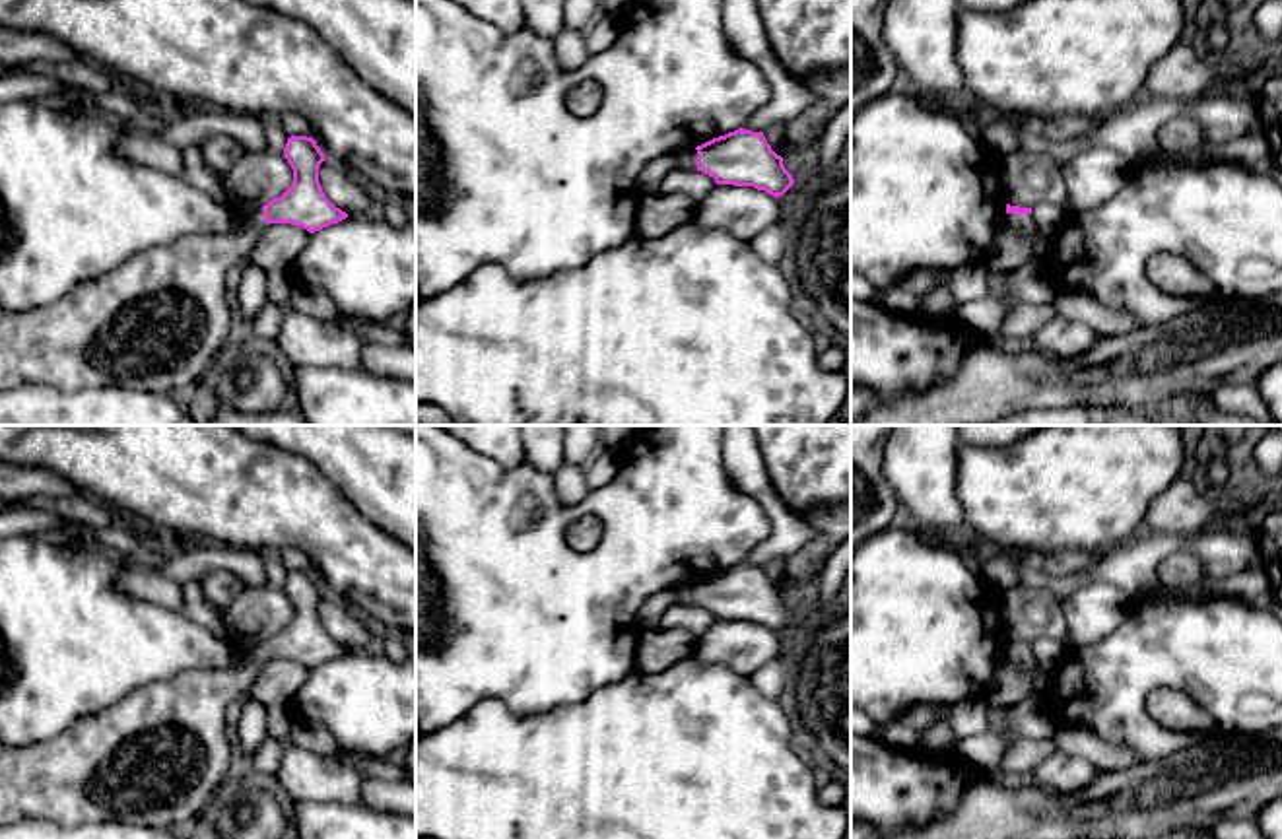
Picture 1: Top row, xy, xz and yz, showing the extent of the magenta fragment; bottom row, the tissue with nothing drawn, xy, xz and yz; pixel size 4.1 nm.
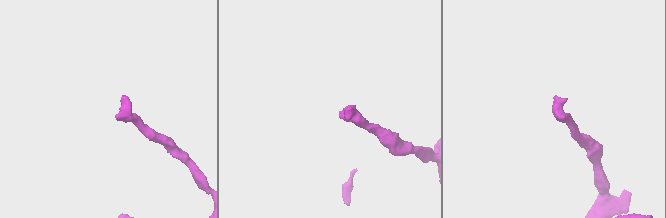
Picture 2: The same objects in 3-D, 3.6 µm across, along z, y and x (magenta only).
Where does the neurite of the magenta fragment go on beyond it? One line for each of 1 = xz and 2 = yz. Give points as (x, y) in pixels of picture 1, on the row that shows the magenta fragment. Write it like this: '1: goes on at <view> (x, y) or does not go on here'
1: goes on at xz (690, 162)
2: goes on at yz (1024, 224)

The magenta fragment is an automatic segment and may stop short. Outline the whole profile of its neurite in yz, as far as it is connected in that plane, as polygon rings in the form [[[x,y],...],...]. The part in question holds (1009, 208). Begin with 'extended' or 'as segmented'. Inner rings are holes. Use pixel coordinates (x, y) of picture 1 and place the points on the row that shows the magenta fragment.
extended; [[[1006,204],[1006,223],[1020,235],[1031,239],[1033,254],[1037,260],[1045,260],[1053,245],[1053,235],[1041,233],[1031,216],[1031,208],[1020,208]]]

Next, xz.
extended; [[[744,128],[686,151],[684,167],[713,177],[717,185],[754,186],[775,198],[794,183],[763,132]]]

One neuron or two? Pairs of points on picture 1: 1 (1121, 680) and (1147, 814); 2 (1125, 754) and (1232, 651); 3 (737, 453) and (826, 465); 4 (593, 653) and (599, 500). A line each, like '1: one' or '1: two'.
1: two
2: two
3: two
4: one

